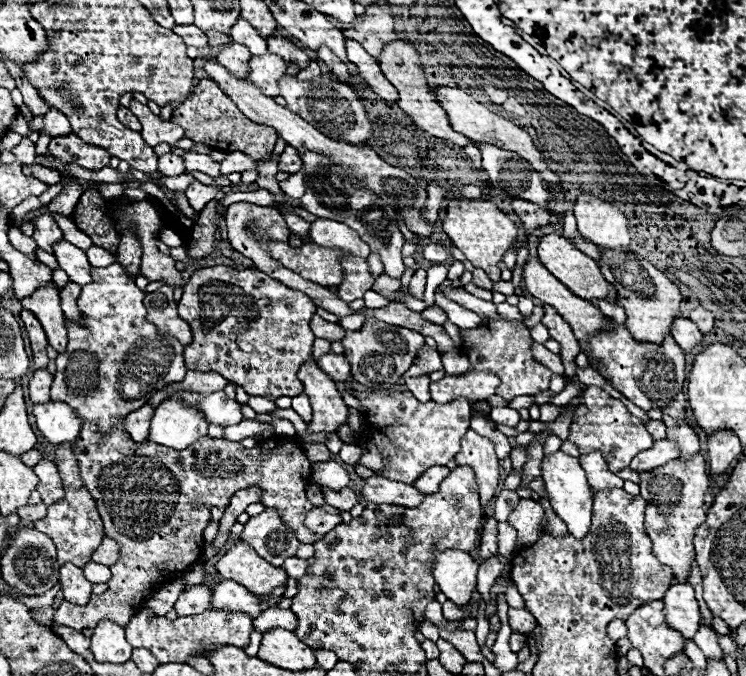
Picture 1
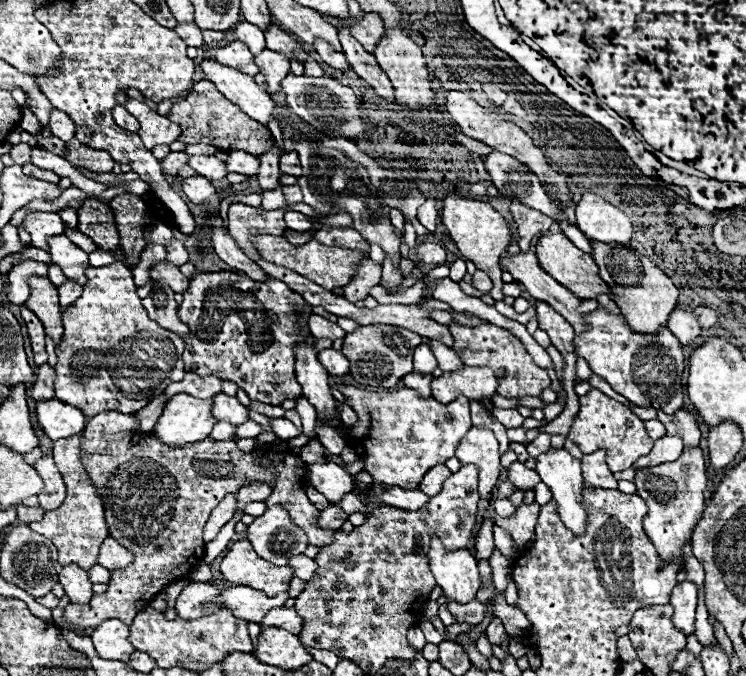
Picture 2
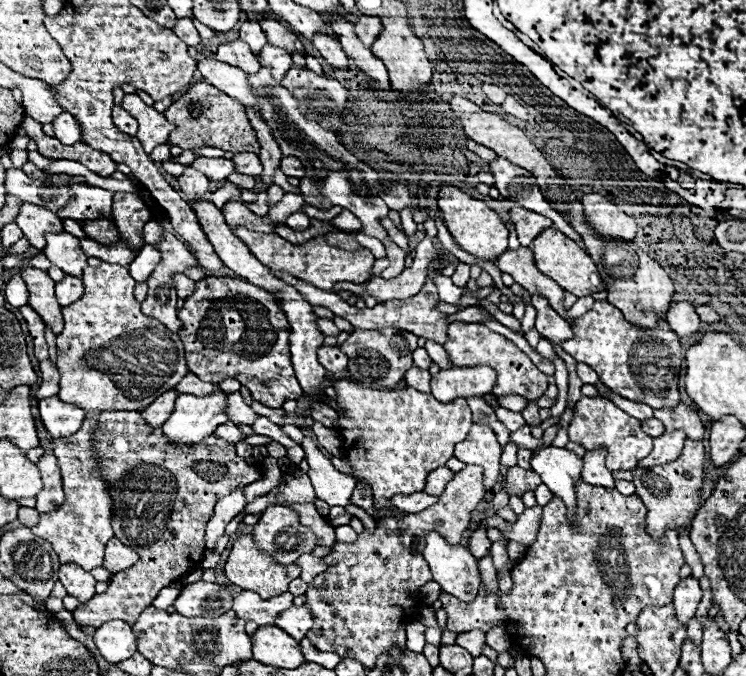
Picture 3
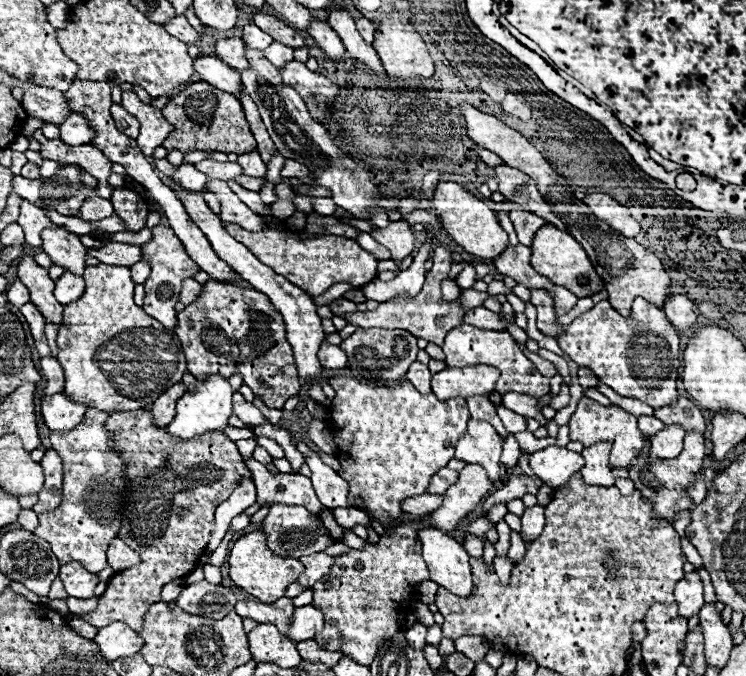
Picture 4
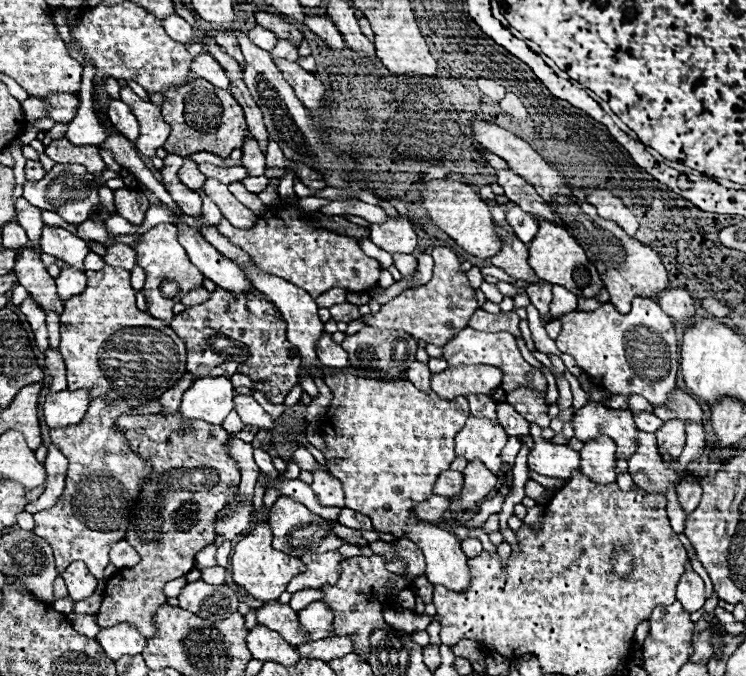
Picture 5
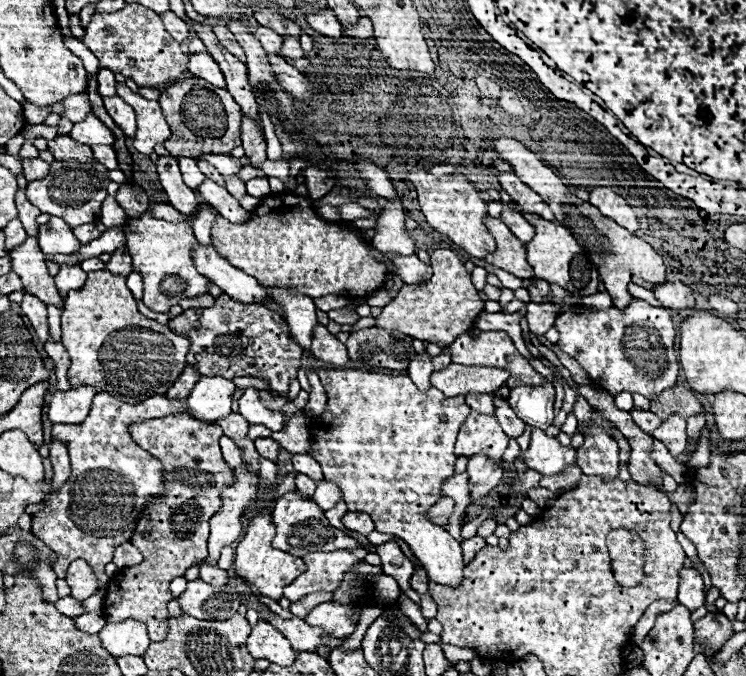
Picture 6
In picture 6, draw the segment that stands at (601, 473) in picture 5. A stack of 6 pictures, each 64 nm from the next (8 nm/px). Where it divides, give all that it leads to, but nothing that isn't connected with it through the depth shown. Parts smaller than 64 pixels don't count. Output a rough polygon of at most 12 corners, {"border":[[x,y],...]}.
{"border":[[592,428],[578,448],[586,476],[618,476],[618,444]]}

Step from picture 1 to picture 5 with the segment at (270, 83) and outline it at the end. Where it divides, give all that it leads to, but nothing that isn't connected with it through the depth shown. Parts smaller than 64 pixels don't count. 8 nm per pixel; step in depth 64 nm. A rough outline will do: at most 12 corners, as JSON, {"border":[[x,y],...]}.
{"border":[[284,40],[270,52],[272,58],[298,60],[298,46]]}

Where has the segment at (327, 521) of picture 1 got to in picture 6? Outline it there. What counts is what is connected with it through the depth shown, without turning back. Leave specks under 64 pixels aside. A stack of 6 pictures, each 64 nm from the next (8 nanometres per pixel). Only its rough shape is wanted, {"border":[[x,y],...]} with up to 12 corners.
{"border":[[346,512],[342,524],[348,530],[370,534],[374,522],[364,512]]}

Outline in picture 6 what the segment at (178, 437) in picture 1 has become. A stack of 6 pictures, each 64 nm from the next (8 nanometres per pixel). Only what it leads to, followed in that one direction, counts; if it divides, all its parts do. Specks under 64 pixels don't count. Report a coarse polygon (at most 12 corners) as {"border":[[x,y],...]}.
{"border":[[202,376],[186,398],[188,414],[218,422],[232,412],[236,386]]}

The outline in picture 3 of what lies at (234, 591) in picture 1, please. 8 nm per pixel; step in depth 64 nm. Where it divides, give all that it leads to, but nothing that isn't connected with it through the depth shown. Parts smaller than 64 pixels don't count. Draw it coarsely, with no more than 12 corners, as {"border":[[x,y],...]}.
{"border":[[252,590],[234,594],[232,610],[258,626],[290,608],[290,592],[262,600]]}

